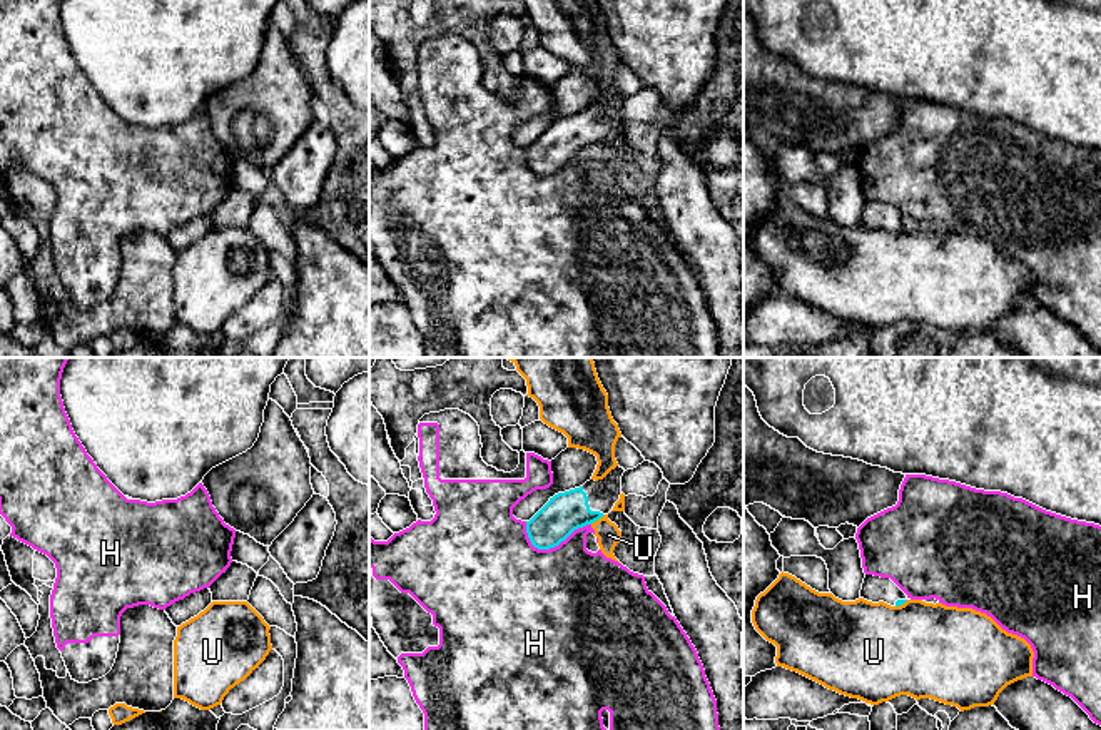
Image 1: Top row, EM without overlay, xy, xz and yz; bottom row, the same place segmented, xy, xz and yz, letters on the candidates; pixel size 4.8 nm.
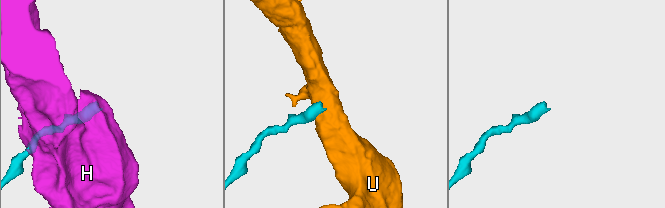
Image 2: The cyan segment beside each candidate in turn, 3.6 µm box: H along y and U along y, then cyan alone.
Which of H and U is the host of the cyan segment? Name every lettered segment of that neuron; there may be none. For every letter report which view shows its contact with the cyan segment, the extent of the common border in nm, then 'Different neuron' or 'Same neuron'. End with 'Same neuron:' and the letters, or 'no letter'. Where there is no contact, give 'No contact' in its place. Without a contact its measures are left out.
H: Touches cyan in xz. Shared border 320 nm. Different neuron
U: Touches cyan in xz. Shared border 80 nm. Different neuron
Same neuron: no letter

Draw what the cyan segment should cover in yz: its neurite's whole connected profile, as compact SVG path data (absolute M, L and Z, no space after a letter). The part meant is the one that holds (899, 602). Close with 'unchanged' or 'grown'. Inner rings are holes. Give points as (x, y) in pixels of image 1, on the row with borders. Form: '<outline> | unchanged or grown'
M865 575L860 598L872 603L884 601L890 606L901 606L909 600L907 595L890 578L880 578L874 575Z | grown

